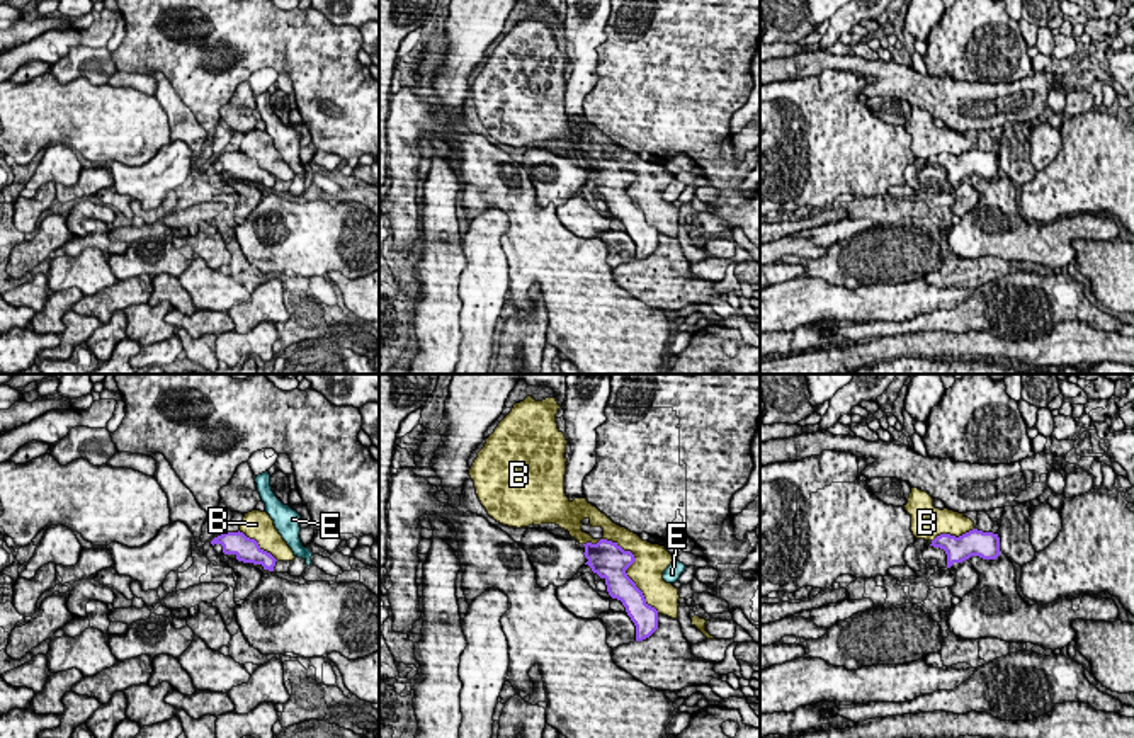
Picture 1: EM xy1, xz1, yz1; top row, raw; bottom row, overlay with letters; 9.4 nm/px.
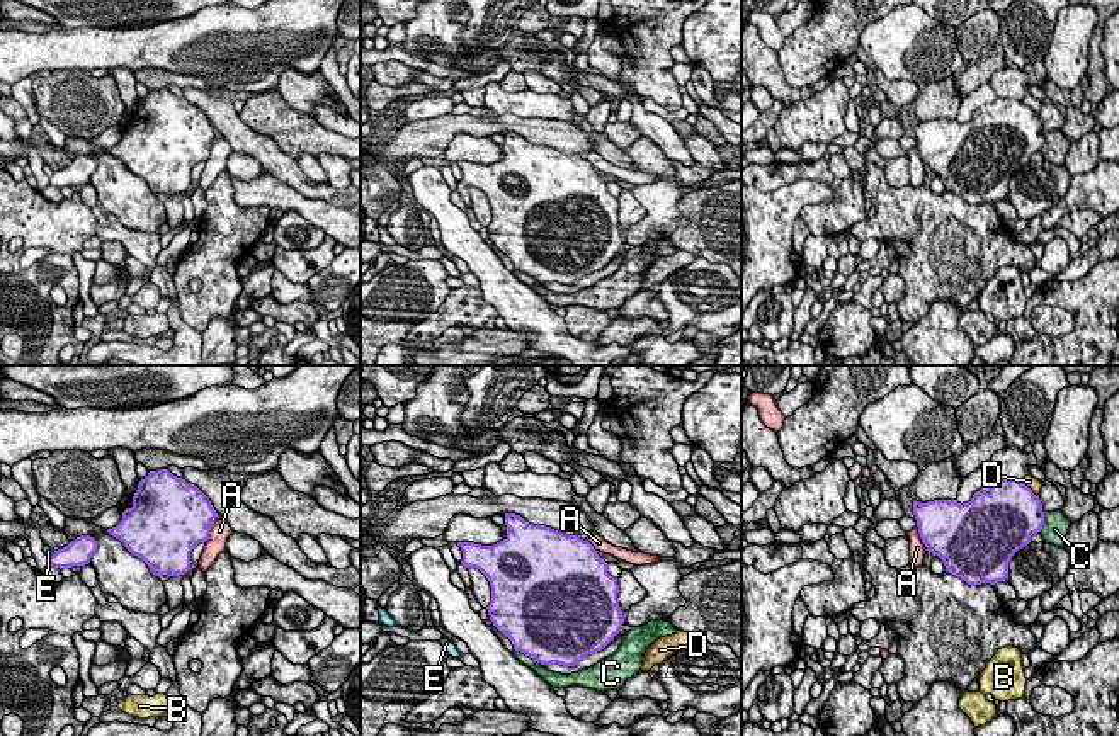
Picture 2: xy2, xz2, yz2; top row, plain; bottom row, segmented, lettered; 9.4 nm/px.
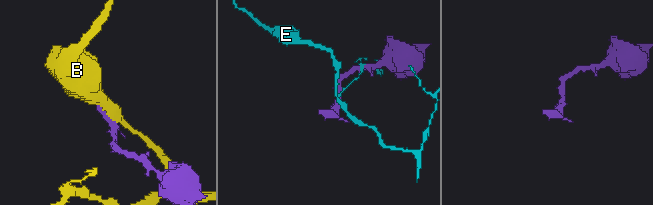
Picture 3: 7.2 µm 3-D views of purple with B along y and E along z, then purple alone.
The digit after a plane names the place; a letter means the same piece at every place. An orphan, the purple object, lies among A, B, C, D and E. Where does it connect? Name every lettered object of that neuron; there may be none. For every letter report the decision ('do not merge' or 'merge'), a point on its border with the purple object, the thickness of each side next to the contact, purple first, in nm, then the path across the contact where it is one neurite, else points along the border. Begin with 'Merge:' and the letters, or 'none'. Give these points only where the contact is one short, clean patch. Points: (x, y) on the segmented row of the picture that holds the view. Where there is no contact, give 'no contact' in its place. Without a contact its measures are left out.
Merge: none
A: do not merge | yz2 (920, 537) | 500/160 nm | along yz2 (917, 526), (919, 537), (927, 549)
B: do not merge | xz1 (635, 560) | 340/320 nm
C: do not merge | xz2 (528, 655) | 500/90 nm
D: do not merge | yz2 (1029, 488) | 500/120 nm
E: do not merge | xy2 (53, 554) | 240/90 nm

